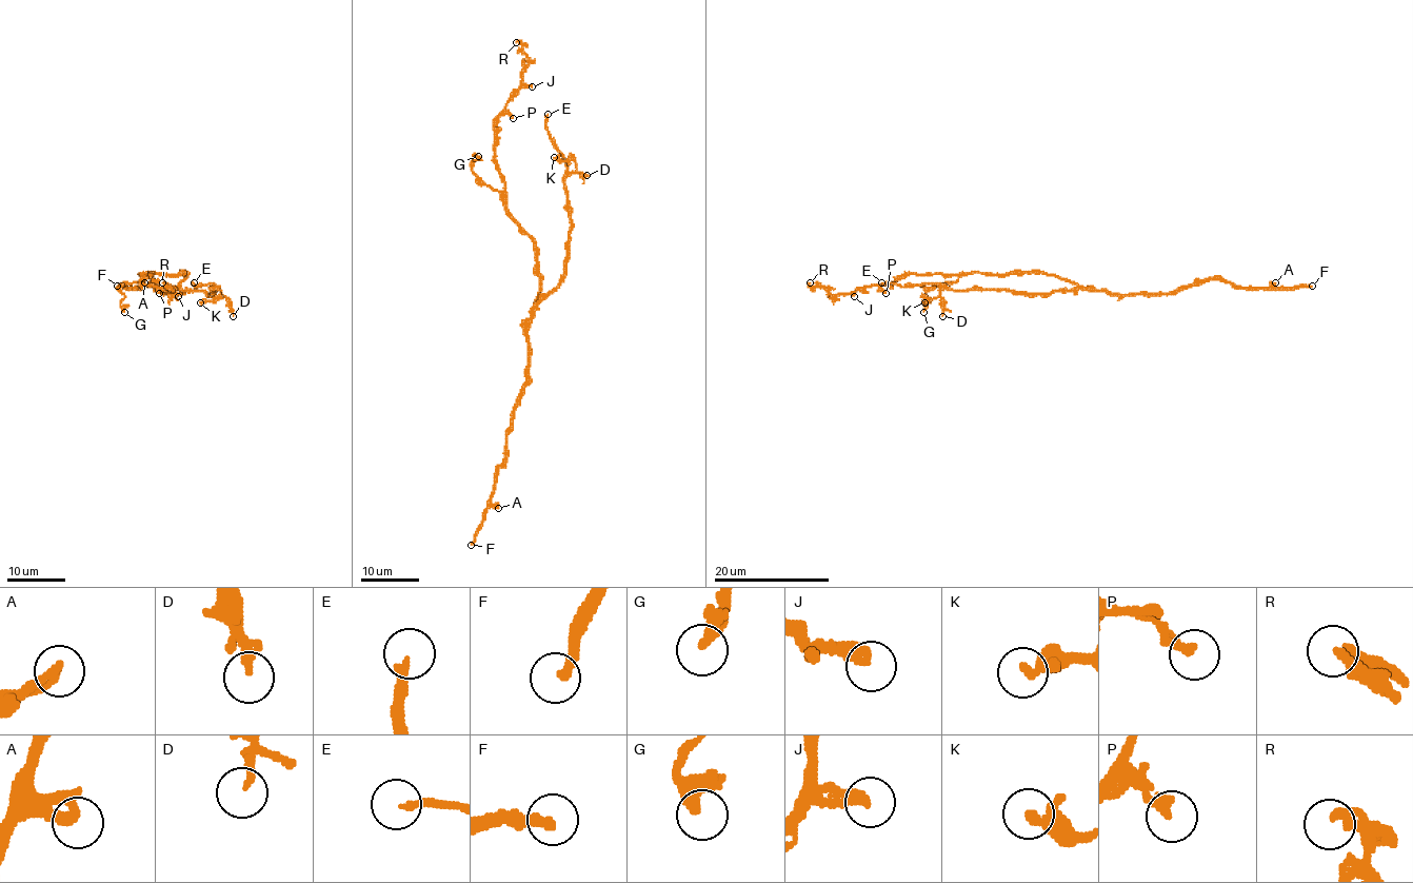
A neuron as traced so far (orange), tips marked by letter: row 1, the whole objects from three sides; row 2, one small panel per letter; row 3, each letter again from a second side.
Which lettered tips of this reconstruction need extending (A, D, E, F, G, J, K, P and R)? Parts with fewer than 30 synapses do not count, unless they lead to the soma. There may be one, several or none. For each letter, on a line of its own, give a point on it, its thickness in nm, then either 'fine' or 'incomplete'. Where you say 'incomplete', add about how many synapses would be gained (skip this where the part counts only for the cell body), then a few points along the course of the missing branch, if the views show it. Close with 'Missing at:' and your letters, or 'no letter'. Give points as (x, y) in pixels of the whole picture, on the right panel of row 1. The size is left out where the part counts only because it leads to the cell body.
A: place (1275, 282); calibre 360 nm; fine
D: place (942, 316); calibre 240 nm; fine
E: place (881, 282); calibre 200 nm; incomplete; 35 synapses; course (881, 282), (857, 286), (846, 300), (838, 298)
F: place (1312, 286); calibre 300 nm; fine
G: place (923, 312); calibre 400 nm; fine
J: place (854, 296); calibre 300 nm; fine
K: place (924, 302); calibre 300 nm; fine
P: place (886, 293); calibre 280 nm; fine
R: place (810, 282); calibre 320 nm; fine
Missing at: E

